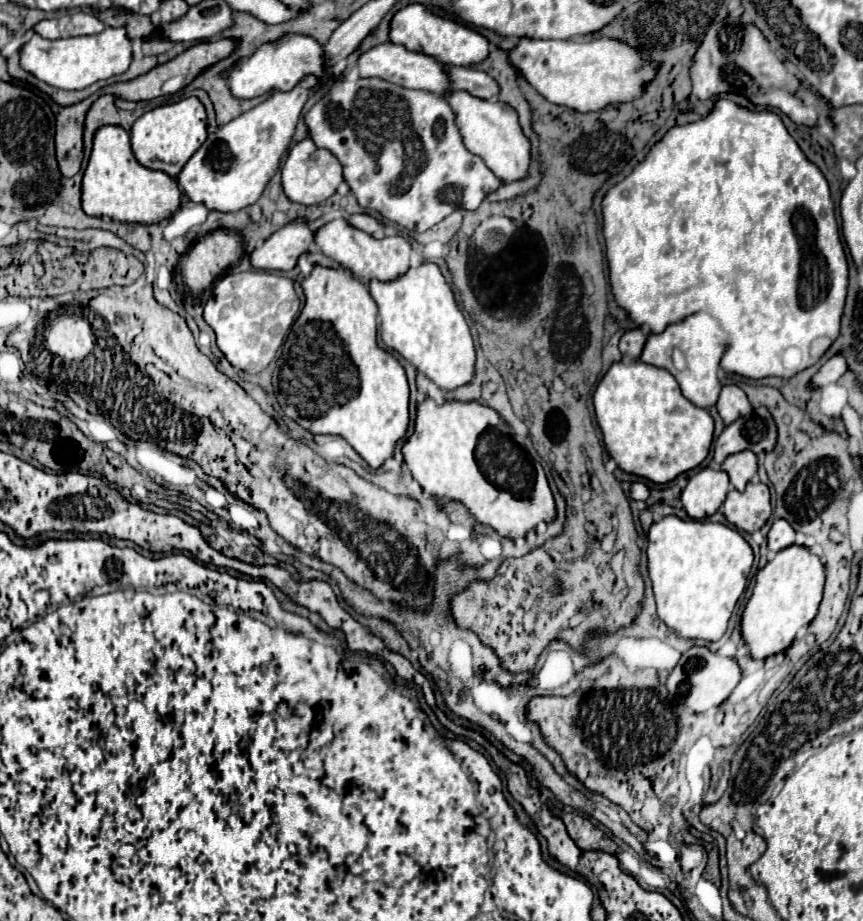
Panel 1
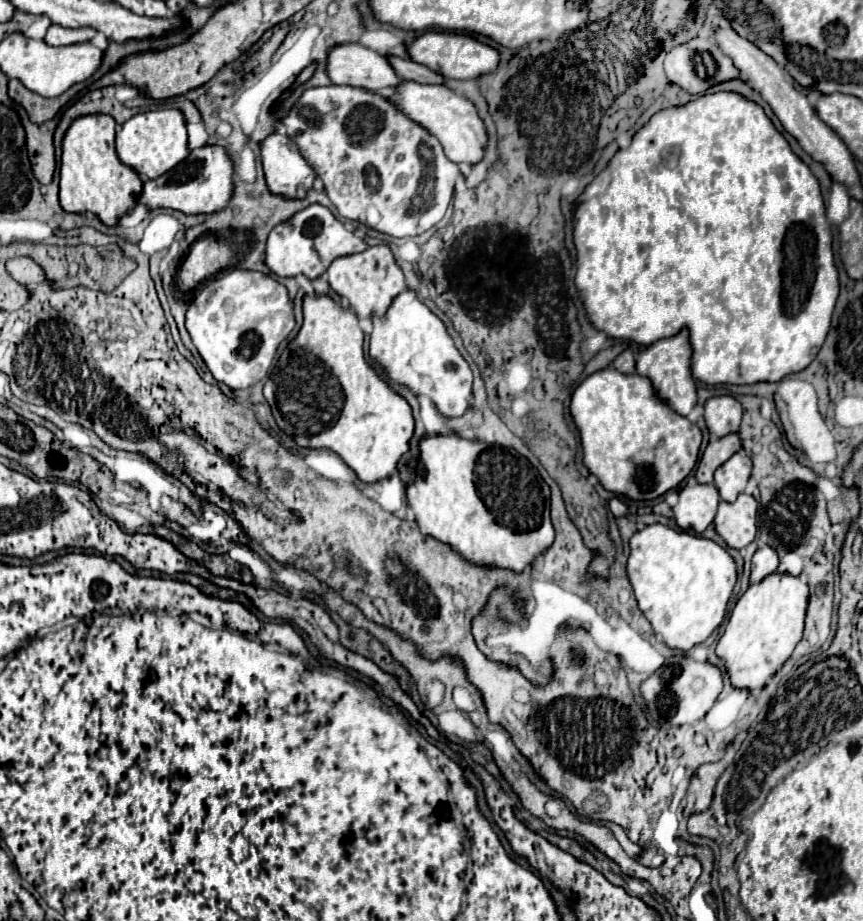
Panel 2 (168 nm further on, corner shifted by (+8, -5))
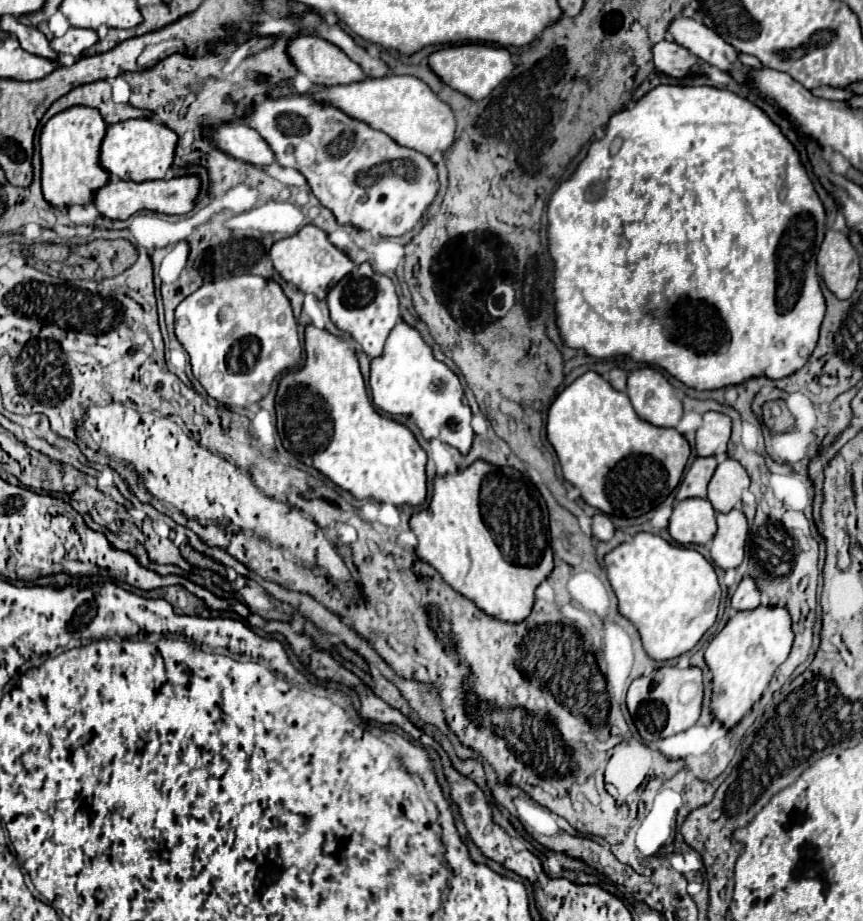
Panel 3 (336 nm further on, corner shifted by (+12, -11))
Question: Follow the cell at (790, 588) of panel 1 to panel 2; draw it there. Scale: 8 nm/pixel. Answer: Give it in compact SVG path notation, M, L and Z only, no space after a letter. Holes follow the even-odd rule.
M771 573L761 583L751 583L739 597L723 637L717 643L717 655L725 661L731 683L741 689L759 689L793 653L803 635L805 613L809 605L809 585L791 573Z

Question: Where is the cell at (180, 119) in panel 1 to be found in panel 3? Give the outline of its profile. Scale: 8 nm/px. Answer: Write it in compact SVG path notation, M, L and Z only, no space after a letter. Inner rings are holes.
M127 119L123 123L109 125L99 147L99 163L103 171L113 177L127 181L155 181L163 179L167 169L173 165L177 145L177 133L161 123L151 123L147 119Z

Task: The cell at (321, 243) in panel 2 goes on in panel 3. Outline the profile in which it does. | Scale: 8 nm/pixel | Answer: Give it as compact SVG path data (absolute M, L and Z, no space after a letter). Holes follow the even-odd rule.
M307 225L299 233L277 241L271 247L271 261L275 271L285 281L293 283L303 293L313 293L317 299L323 301L327 299L327 291L331 291L331 287L335 287L335 283L339 283L339 279L349 275L351 269L355 267L351 259L345 253L341 253L337 247L333 247L327 235L315 225Z

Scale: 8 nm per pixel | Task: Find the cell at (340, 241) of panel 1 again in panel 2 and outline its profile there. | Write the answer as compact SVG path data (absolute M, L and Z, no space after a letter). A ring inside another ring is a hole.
M375 245L371 249L365 249L363 253L337 257L327 267L327 277L329 277L329 285L339 293L339 297L345 299L345 303L359 317L369 317L371 313L383 315L387 311L387 307L391 305L393 297L407 289L403 271L397 265L397 261L387 245Z

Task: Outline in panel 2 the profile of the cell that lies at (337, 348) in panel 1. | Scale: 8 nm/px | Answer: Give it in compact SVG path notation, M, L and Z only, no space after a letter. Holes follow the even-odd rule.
M305 295L303 317L299 333L283 349L263 387L263 395L273 409L277 425L301 447L327 447L341 455L341 459L363 483L375 483L391 477L397 461L409 449L409 439L413 435L413 415L409 403L393 391L371 365L367 365L363 353L363 329L359 327L357 313L351 313L349 307L335 303L329 295Z

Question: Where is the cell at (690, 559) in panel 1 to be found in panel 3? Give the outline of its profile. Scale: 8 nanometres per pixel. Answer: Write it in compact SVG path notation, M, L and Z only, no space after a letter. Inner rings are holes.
M637 533L631 541L621 543L605 555L605 575L619 601L619 613L635 625L647 655L655 661L667 661L691 651L717 619L721 587L715 567L695 549L671 545L653 533Z

